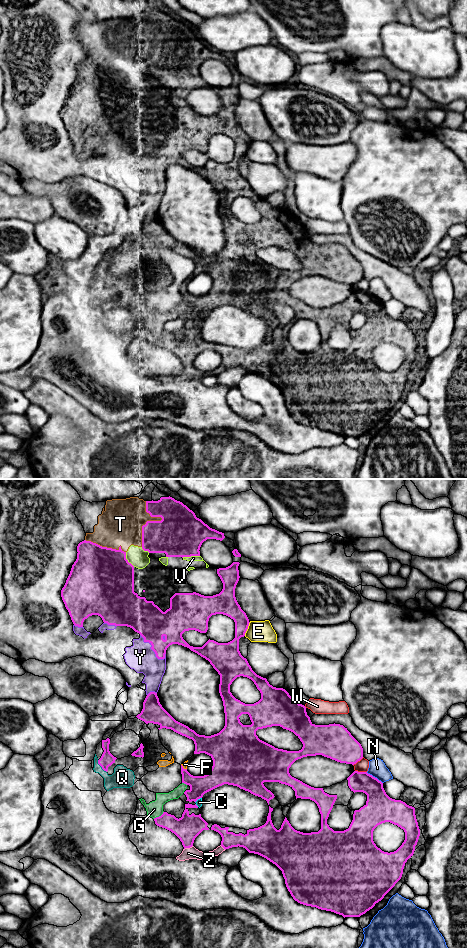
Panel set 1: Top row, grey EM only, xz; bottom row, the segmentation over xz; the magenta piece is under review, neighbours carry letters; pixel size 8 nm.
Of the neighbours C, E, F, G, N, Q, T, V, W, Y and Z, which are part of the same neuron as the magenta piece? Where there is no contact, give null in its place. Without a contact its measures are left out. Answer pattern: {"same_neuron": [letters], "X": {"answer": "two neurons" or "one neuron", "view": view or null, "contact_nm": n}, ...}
{"same_neuron": ["C", "F", "G", "Q", "T", "V", "Y", "Z"], "C": {"answer": "one neuron", "view": "xz", "contact_nm": 70}, "E": {"answer": "two neurons", "view": "xz", "contact_nm": 120}, "F": {"answer": "one neuron", "view": "xz", "contact_nm": 60}, "G": {"answer": "one neuron", "view": "xz", "contact_nm": 110}, "N": {"answer": "two neurons", "view": "xz", "contact_nm": 160}, "Q": {"answer": "one neuron", "view": "xz", "contact_nm": 130}, "T": {"answer": "one neuron", "view": "xz", "contact_nm": 380}, "V": {"answer": "one neuron", "view": "xz", "contact_nm": 140}, "W": {"answer": "two neurons", "view": "xz", "contact_nm": 100}, "Y": {"answer": "one neuron", "view": "xz", "contact_nm": 280}, "Z": {"answer": "one neuron", "view": "xz", "contact_nm": 80}}

